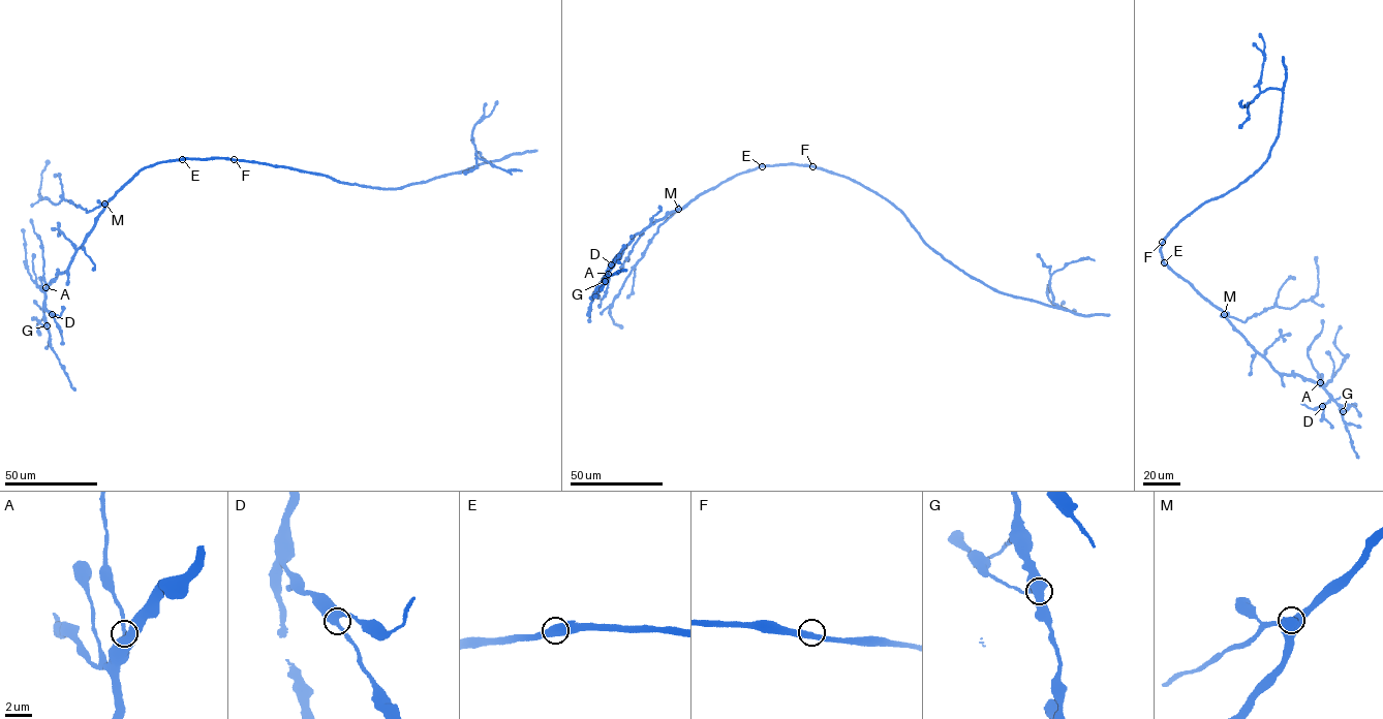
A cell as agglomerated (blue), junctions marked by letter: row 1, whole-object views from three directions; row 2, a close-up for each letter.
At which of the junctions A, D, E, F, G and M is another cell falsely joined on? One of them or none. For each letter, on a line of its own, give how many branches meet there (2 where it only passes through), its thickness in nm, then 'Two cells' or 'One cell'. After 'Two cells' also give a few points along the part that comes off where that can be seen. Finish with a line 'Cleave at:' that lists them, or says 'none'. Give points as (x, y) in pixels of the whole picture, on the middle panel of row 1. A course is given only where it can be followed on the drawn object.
A: Branches: 2. Thickness 460 nm. One cell
D: Branches: 3. Thickness 480 nm. One cell
E: Branches: 2. Thickness 650 nm. One cell
F: Branches: 2. Thickness 400 nm. One cell
G: Branches: 2. Thickness 550 nm. One cell
M: Branches: 2. Thickness 440 nm. One cell
Cleave at: none

